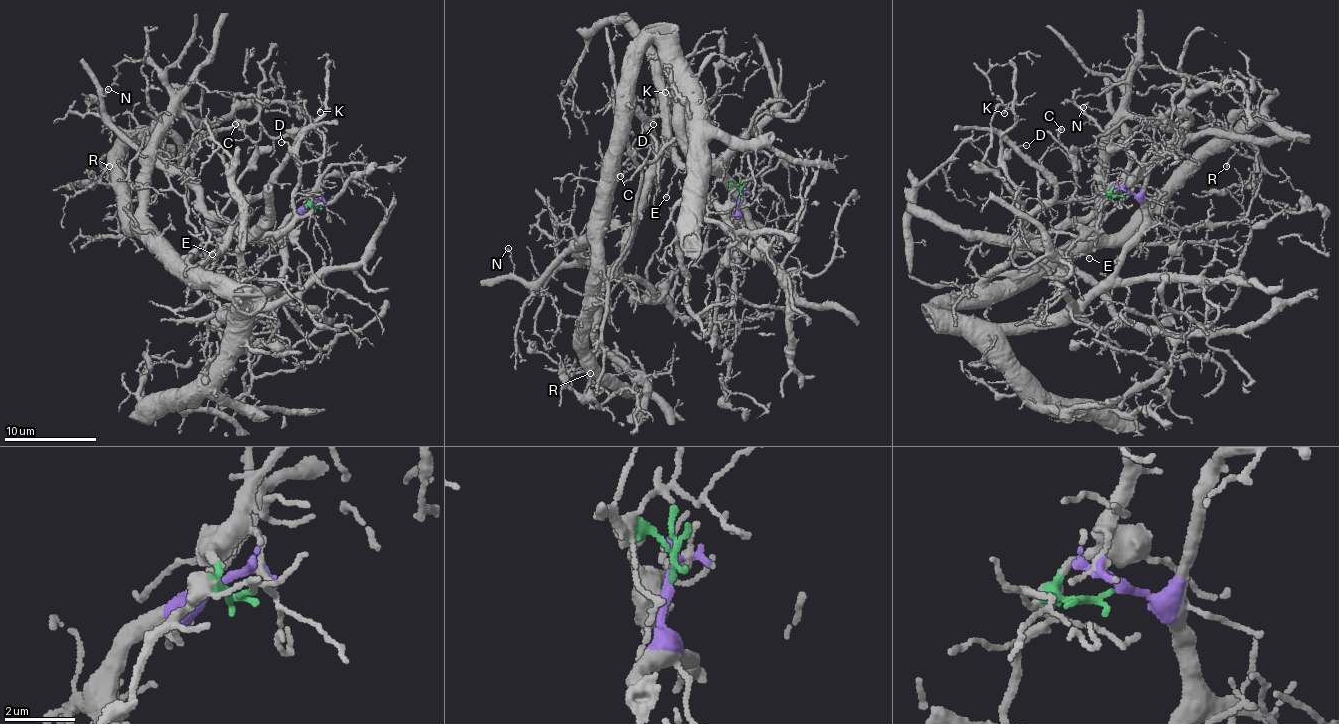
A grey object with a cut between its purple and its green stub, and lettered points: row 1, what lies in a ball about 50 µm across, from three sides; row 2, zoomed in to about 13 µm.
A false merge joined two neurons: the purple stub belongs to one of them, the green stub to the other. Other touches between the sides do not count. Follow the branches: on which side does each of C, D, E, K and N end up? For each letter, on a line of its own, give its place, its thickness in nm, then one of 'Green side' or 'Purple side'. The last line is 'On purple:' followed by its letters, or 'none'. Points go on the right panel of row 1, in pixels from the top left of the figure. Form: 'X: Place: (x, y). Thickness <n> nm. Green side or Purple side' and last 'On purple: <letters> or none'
C: Place: (1061, 129). Thickness 190 nm. Green side
D: Place: (1026, 145). Thickness 90 nm. Green side
E: Place: (1089, 258). Thickness 110 nm. Green side
K: Place: (1004, 113). Thickness 120 nm. Green side
N: Place: (1083, 107). Thickness 120 nm. Purple side
On purple: N

